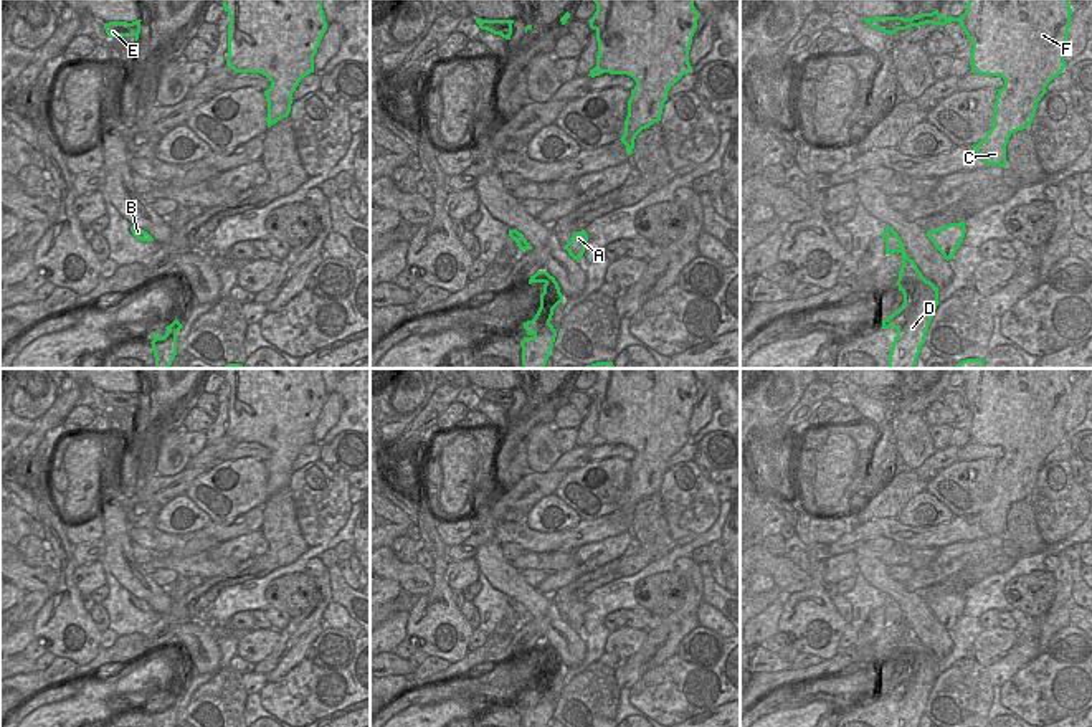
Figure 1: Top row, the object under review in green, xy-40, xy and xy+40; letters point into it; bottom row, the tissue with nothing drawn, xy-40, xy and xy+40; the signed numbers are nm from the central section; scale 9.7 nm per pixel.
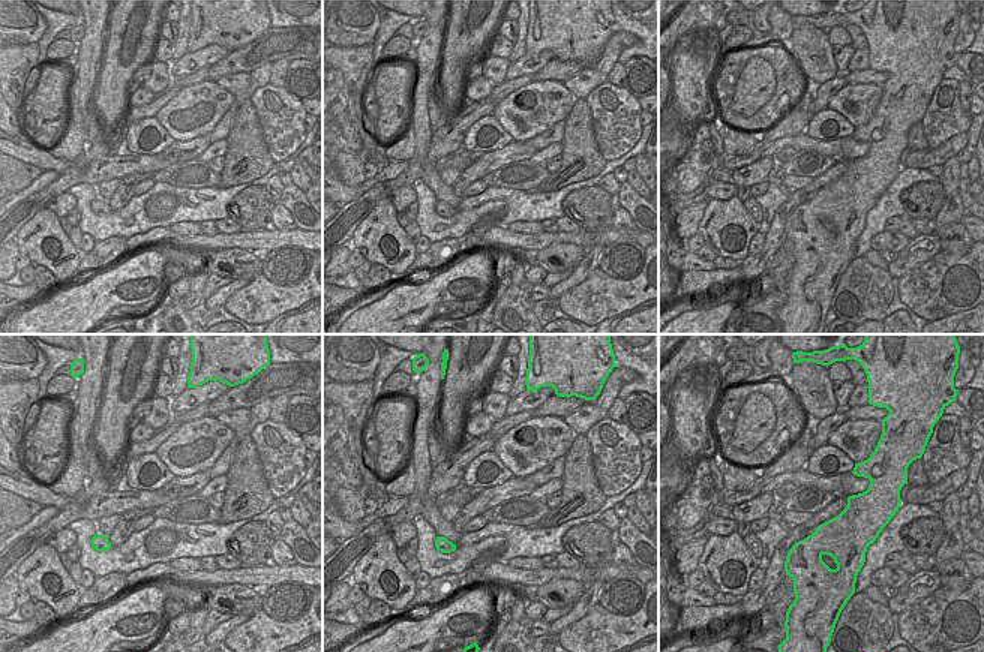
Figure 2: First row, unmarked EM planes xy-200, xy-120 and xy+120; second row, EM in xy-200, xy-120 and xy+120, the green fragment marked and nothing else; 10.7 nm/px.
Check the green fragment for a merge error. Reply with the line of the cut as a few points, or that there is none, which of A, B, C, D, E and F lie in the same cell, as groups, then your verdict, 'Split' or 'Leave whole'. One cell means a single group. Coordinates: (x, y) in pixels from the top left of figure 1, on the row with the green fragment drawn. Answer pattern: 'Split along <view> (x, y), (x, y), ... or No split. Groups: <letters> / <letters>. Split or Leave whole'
No split. Groups: A B C D E F. Leave whole

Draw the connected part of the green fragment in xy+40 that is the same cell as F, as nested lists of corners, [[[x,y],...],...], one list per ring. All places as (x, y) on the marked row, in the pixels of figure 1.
[[[968,0],[960,18],[942,17],[938,10],[920,13],[912,18],[877,17],[862,18],[871,28],[894,35],[899,30],[920,25],[947,25],[958,21],[966,38],[971,41],[971,73],[983,76],[1001,76],[1004,86],[996,89],[993,127],[983,140],[971,145],[990,165],[1006,167],[1006,145],[1009,137],[1028,129],[1034,119],[1037,102],[1046,94],[1047,84],[1057,78],[1064,68],[1064,48],[1069,36],[1072,8],[1069,0]]]

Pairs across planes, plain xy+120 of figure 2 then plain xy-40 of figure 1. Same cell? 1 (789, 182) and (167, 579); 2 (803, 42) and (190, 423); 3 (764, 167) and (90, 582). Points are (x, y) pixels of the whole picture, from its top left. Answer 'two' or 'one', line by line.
1: one
2: two
3: one

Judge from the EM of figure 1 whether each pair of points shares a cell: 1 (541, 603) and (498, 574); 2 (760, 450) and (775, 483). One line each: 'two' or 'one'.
1: one
2: one

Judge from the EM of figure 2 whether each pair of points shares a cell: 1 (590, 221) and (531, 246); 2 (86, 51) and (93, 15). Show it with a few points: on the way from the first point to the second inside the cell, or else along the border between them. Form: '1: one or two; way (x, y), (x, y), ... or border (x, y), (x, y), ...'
1: two; border (603, 227), (581, 230)
2: one; way (93, 42), (93, 24)

